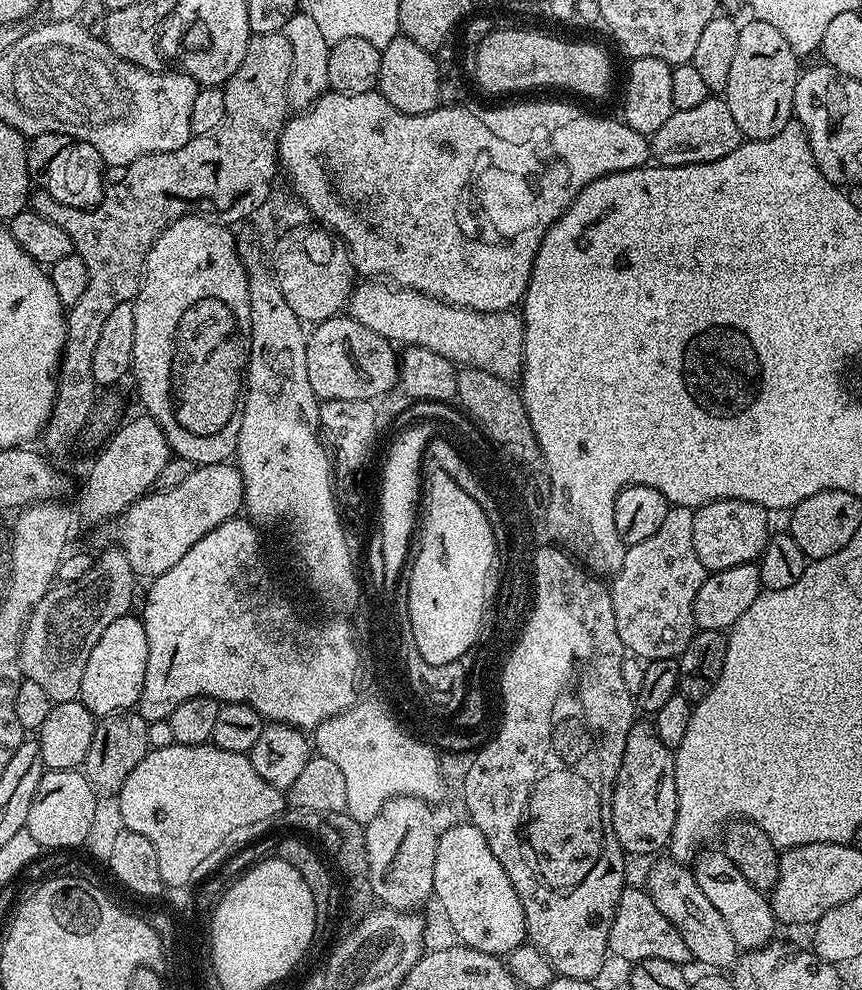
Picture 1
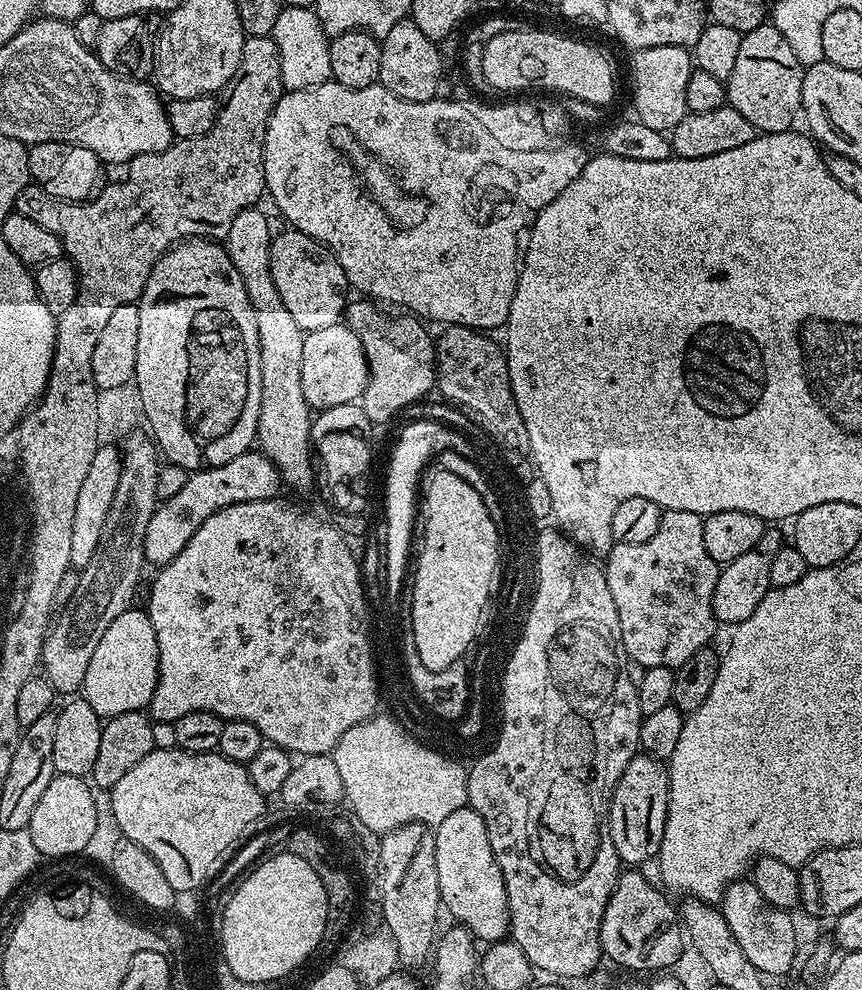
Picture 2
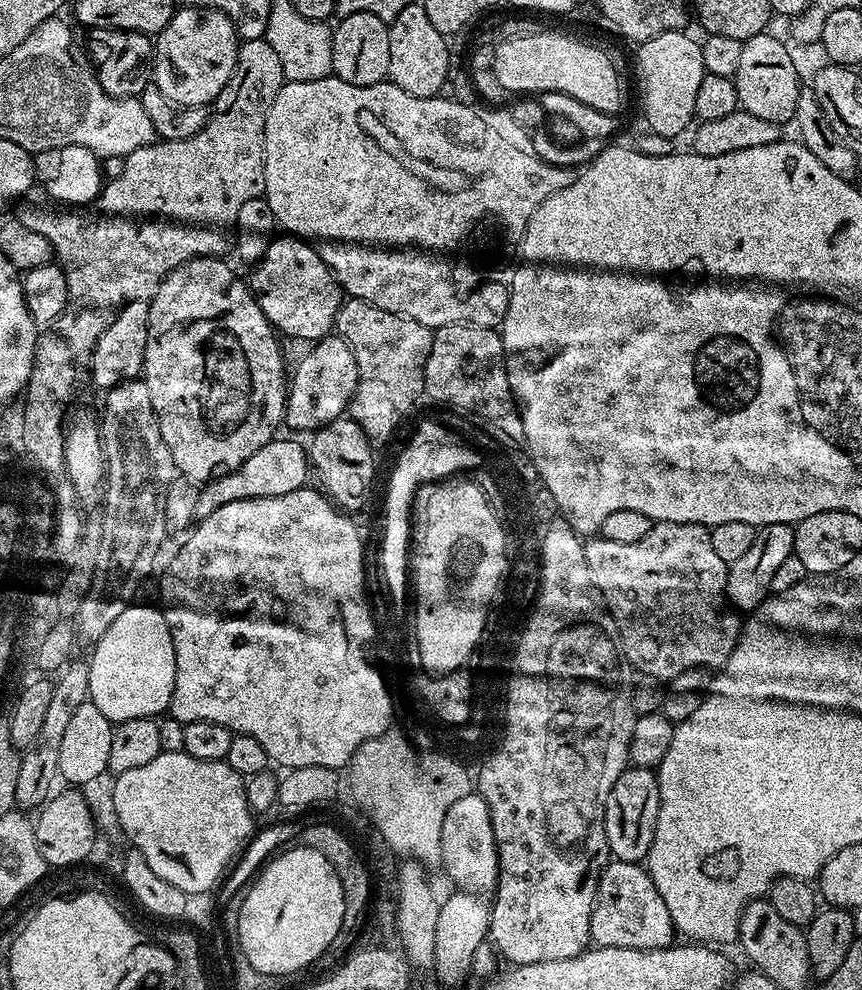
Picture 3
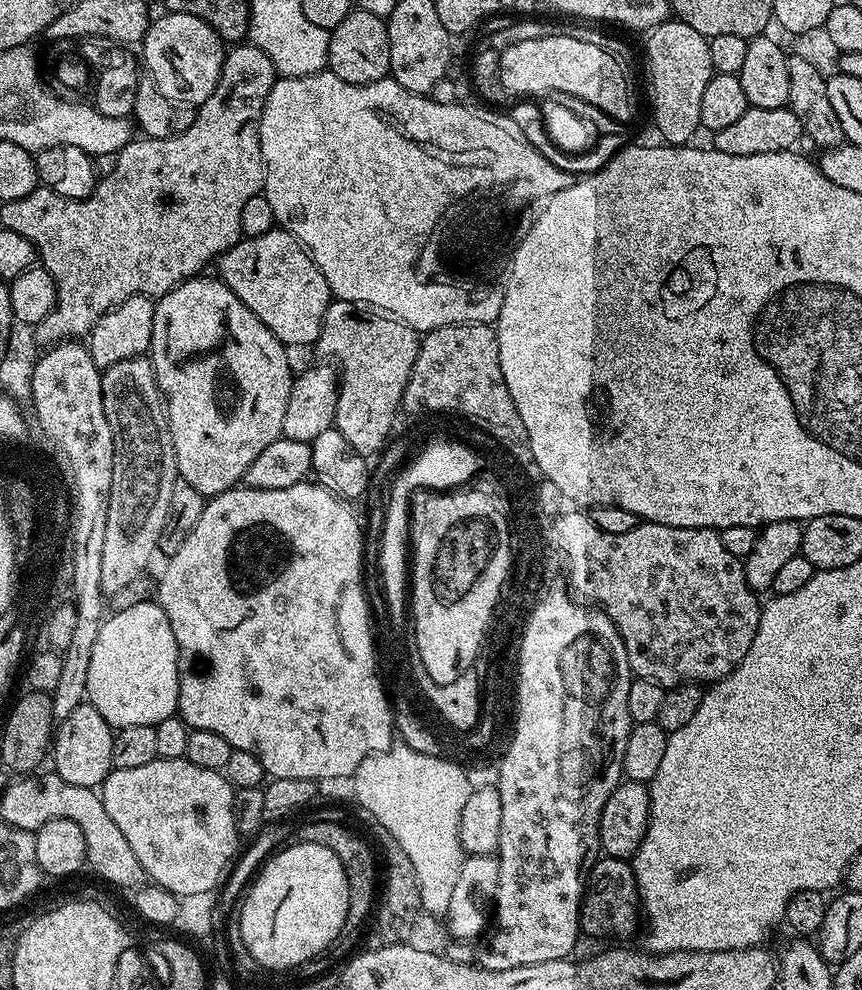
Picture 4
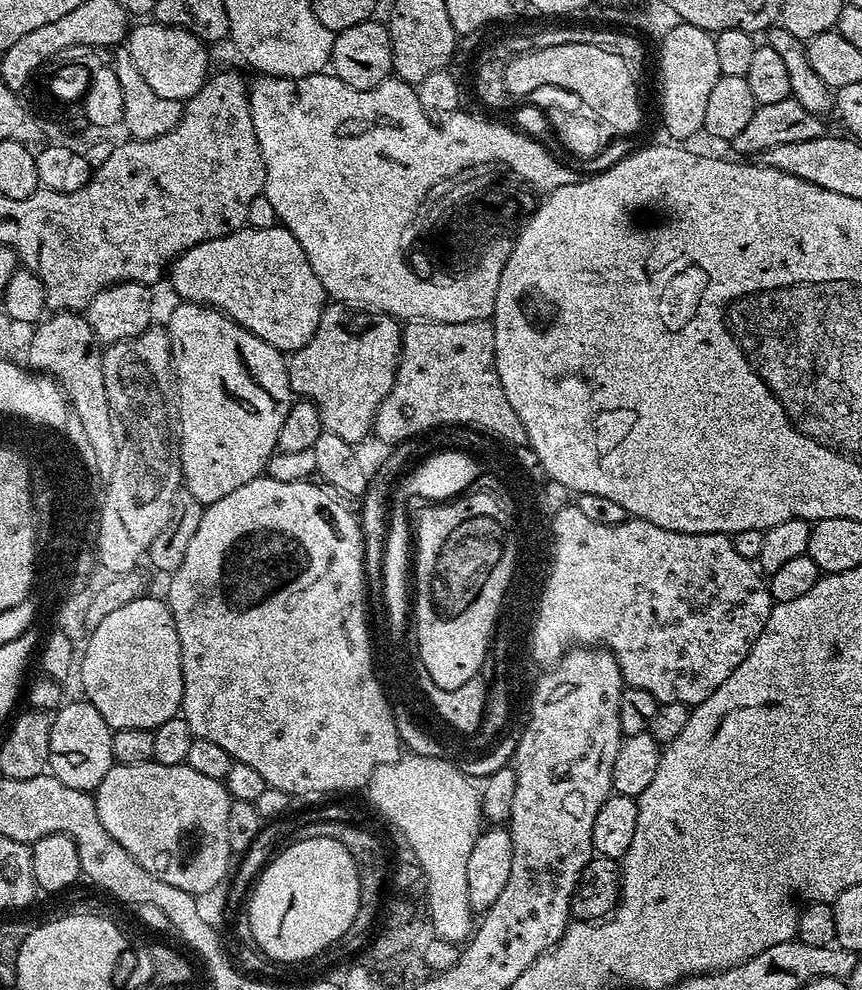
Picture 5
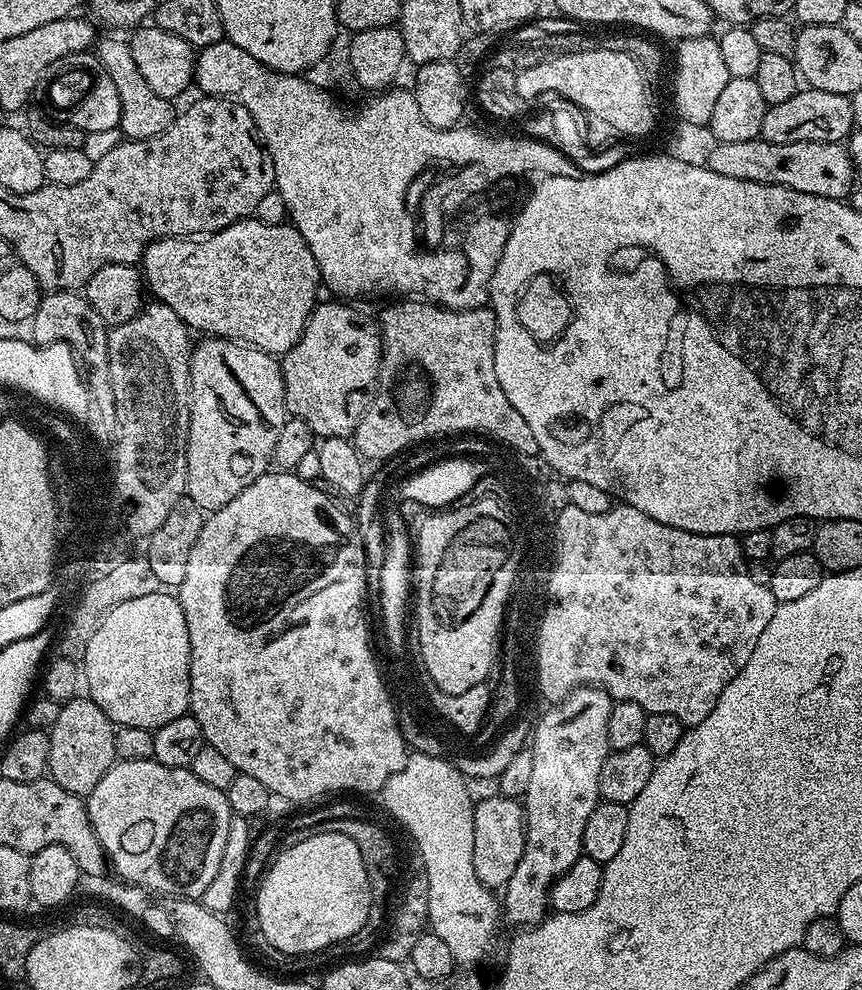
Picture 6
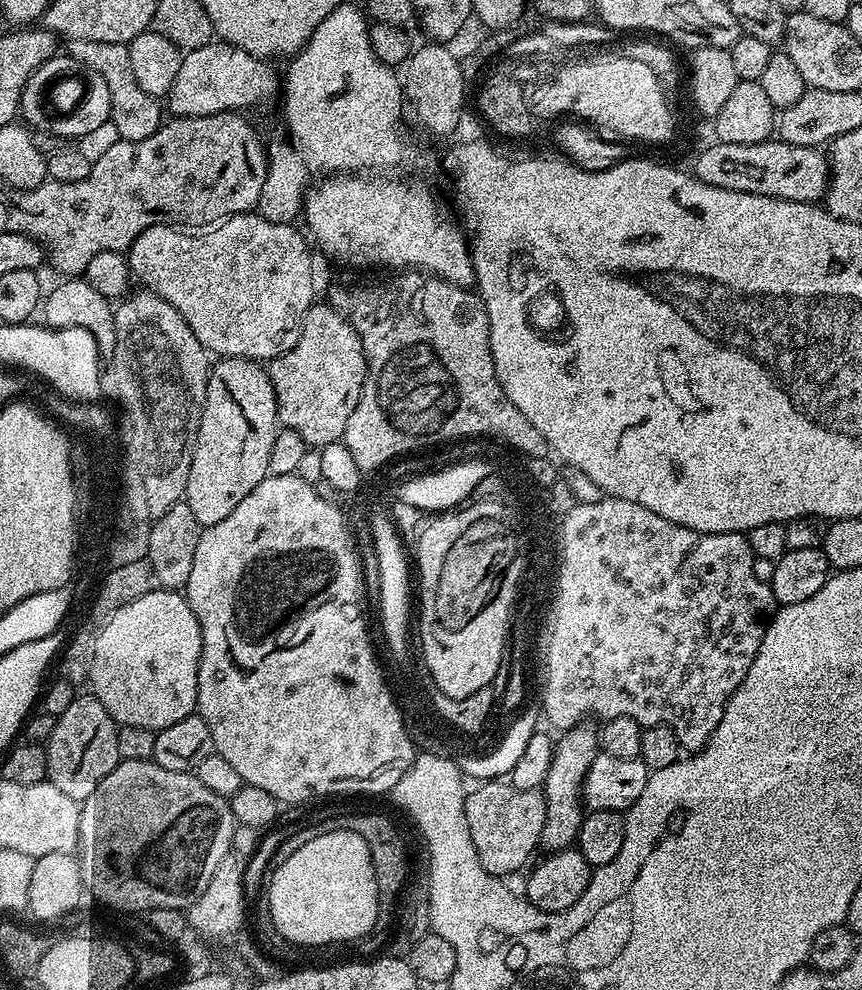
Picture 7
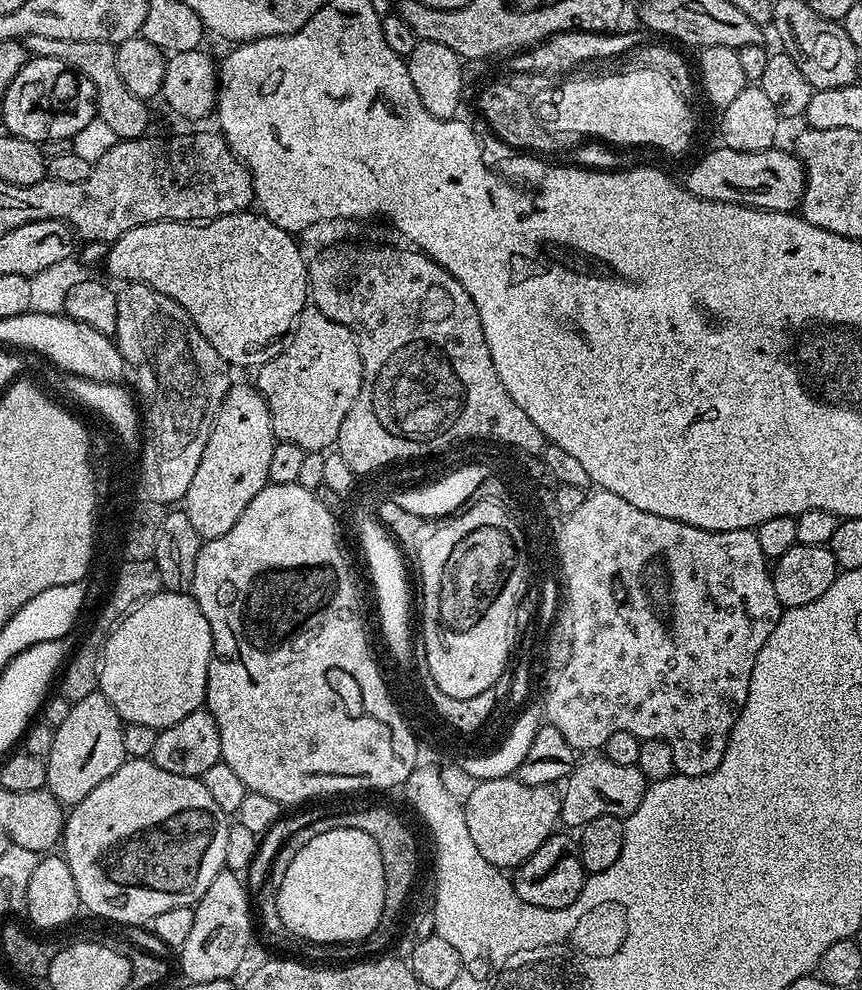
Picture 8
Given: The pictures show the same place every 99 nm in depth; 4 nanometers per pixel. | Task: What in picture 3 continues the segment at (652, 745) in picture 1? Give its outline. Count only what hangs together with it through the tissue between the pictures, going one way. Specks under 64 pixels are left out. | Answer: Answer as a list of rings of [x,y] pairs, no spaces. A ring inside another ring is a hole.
[[[629,767],[614,782],[610,798],[606,798],[604,825],[608,851],[615,859],[640,862],[647,857],[654,842],[654,830],[660,809],[660,778],[651,768]]]

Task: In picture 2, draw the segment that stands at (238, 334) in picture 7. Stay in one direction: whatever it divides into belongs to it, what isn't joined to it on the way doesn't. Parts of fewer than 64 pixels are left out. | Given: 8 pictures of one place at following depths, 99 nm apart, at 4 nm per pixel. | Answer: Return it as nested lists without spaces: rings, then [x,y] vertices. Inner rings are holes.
[[[295,230],[287,231],[277,231],[270,246],[270,274],[286,310],[290,310],[294,322],[305,334],[341,323],[350,303],[350,285],[338,258],[314,238]]]

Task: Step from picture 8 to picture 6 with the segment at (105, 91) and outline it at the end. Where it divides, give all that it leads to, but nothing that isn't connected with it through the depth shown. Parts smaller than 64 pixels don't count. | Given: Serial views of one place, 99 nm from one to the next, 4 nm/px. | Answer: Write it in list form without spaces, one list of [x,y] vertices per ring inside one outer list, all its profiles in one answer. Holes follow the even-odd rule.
[[[116,34],[104,35],[97,39],[94,45],[94,55],[99,67],[104,68],[106,74],[110,74],[110,79],[113,80],[114,87],[118,90],[118,99],[122,102],[120,131],[129,140],[145,140],[162,134],[162,130],[166,130],[172,125],[173,101],[162,98],[158,94],[154,94],[154,90],[150,90],[146,78],[142,78],[142,73],[138,71],[138,66],[134,66],[132,50],[127,39],[119,40],[116,37],[119,35]]]

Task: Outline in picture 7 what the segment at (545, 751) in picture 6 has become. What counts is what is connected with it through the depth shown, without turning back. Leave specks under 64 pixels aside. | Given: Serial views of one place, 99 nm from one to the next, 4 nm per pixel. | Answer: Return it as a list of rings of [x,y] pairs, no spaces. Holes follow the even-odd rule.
[[[585,722],[577,724],[575,728],[570,728],[559,733],[558,739],[555,741],[552,749],[552,761],[550,762],[550,770],[546,770],[546,778],[544,779],[543,794],[546,802],[546,820],[544,829],[540,835],[541,845],[548,852],[558,852],[561,848],[570,848],[576,844],[576,836],[580,833],[580,827],[586,815],[584,801],[584,779],[586,778],[586,770],[590,770],[590,762],[594,762],[594,758],[598,754],[598,732],[595,727],[591,728],[591,723]]]

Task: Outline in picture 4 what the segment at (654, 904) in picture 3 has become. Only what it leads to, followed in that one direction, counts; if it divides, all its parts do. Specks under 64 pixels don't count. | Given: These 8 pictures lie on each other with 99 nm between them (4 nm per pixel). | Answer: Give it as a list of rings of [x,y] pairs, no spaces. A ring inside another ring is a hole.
[[[601,855],[588,874],[588,882],[584,889],[584,901],[580,907],[580,931],[588,936],[632,936],[636,927],[642,924],[640,892],[636,888],[636,876],[632,872],[628,860],[619,860],[616,856]]]

